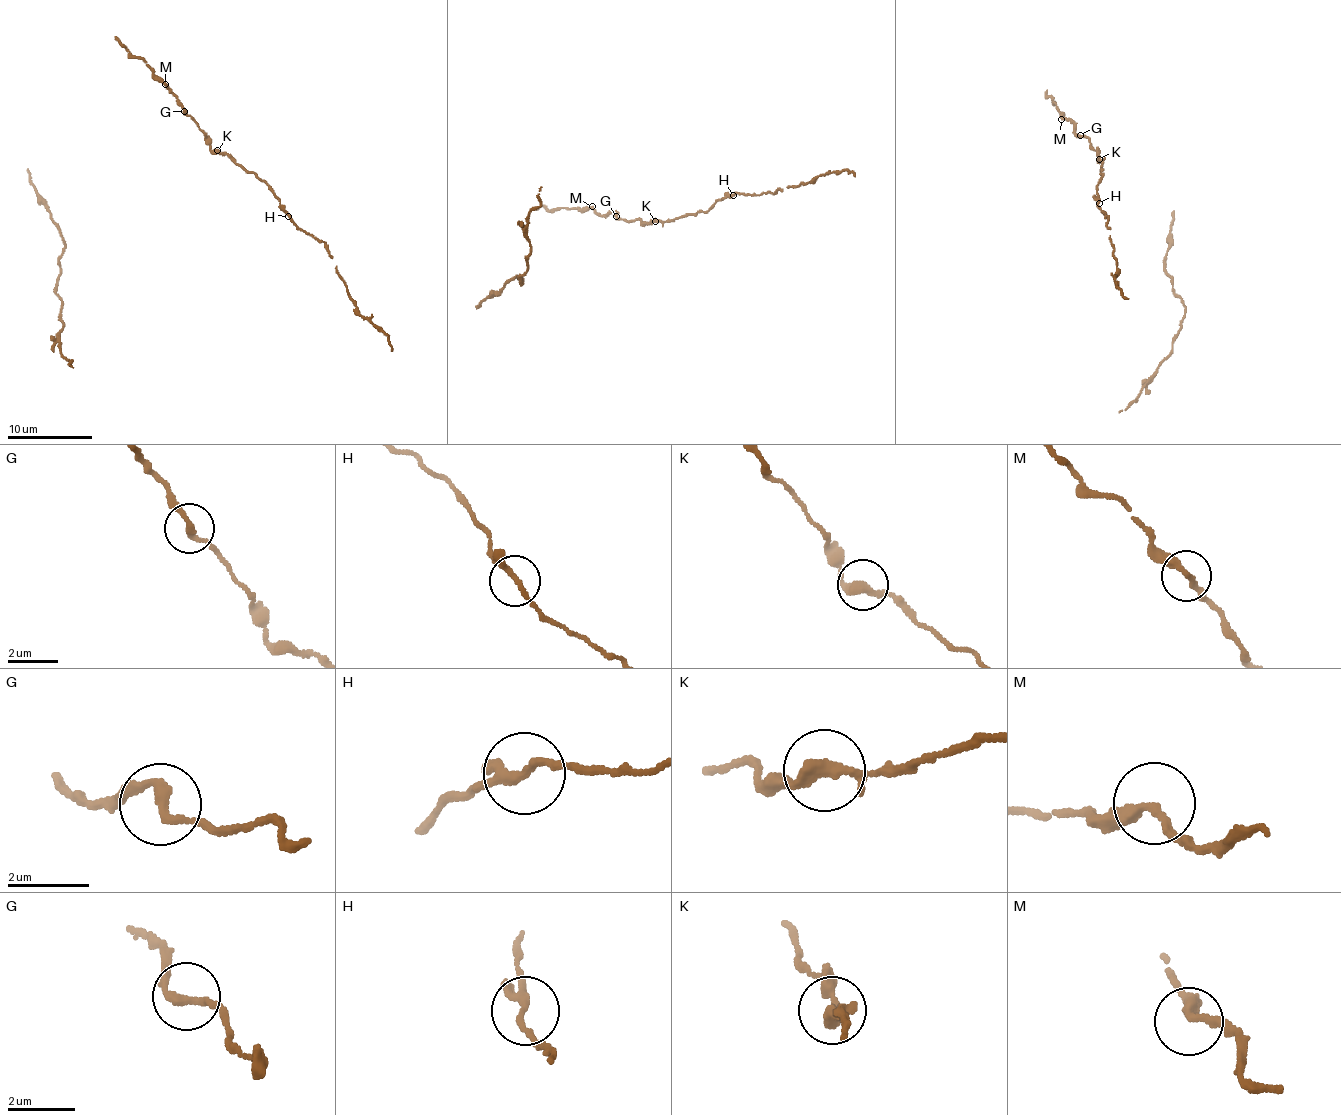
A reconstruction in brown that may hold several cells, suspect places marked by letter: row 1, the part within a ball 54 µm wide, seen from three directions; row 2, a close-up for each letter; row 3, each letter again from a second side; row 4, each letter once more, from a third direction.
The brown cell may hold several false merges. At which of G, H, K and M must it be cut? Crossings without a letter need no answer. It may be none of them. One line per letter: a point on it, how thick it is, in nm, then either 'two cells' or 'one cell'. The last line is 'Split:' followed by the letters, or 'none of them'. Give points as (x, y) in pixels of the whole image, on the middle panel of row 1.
G: at (616, 216); 240 nm thick; one cell
H: at (733, 195); 200 nm thick; one cell
K: at (655, 221); 260 nm thick; one cell
M: at (592, 206); 240 nm thick; one cell
Split: none of them

